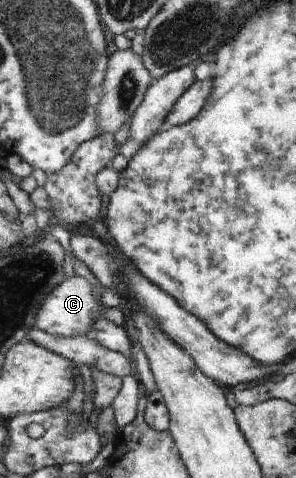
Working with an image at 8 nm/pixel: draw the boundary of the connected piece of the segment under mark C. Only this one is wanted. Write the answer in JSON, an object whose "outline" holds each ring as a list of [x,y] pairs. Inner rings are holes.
{"outline":[[[79,276],[70,277],[62,281],[58,287],[54,287],[50,293],[46,293],[46,299],[42,301],[42,305],[38,305],[34,328],[58,337],[70,338],[90,333],[98,317],[106,317],[115,326],[126,327],[126,319],[120,308],[102,306],[103,303],[94,297],[92,283]]]}

